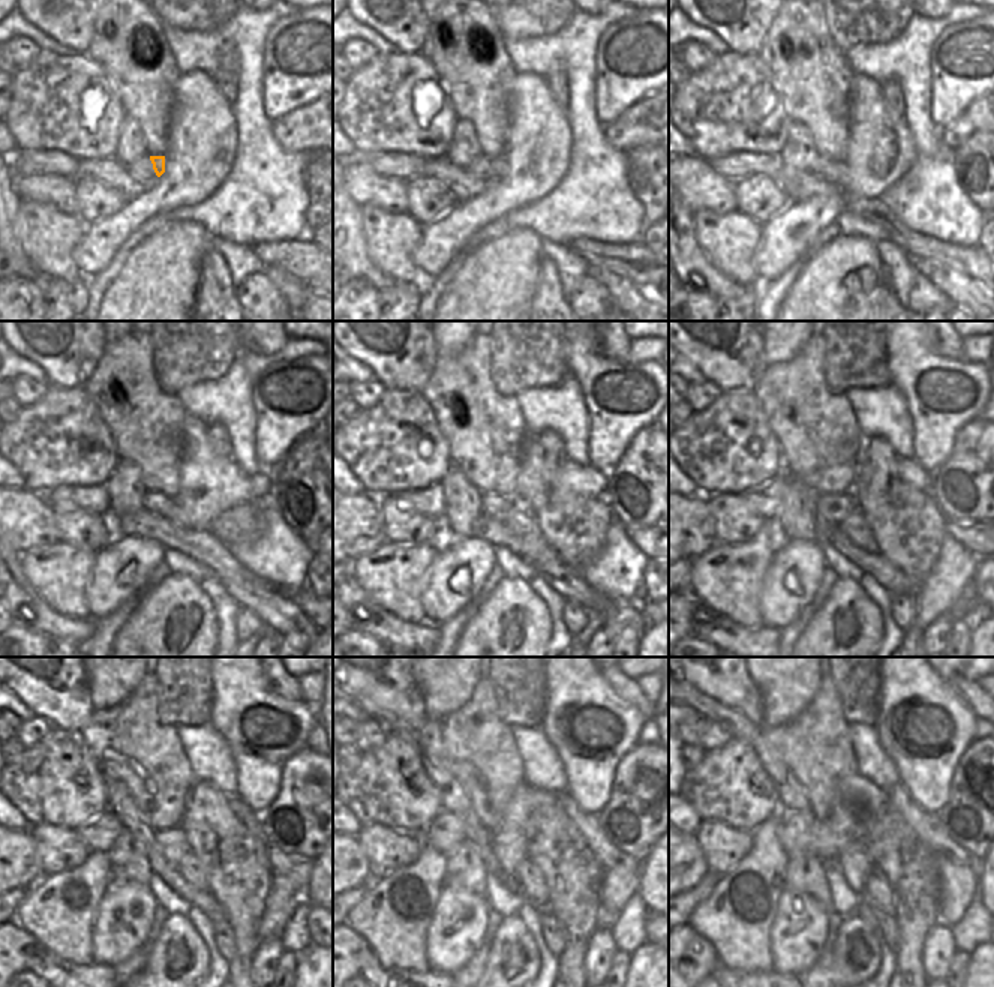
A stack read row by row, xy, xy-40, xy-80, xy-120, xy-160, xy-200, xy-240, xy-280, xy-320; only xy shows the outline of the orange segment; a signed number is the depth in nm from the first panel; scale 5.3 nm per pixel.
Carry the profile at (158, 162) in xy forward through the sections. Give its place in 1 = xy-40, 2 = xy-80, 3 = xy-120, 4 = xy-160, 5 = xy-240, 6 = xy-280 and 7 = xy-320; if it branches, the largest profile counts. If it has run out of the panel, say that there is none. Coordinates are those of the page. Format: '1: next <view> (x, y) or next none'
1: next xy-40 (498, 164)
2: next xy-80 (840, 165)
3: next xy-120 (174, 515)
4: next xy-160 (519, 521)
5: next xy-240 (189, 867)
6: next xy-280 (529, 882)
7: next xy-320 (876, 888)

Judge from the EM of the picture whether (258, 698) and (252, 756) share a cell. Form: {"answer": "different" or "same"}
{"answer": "same"}

